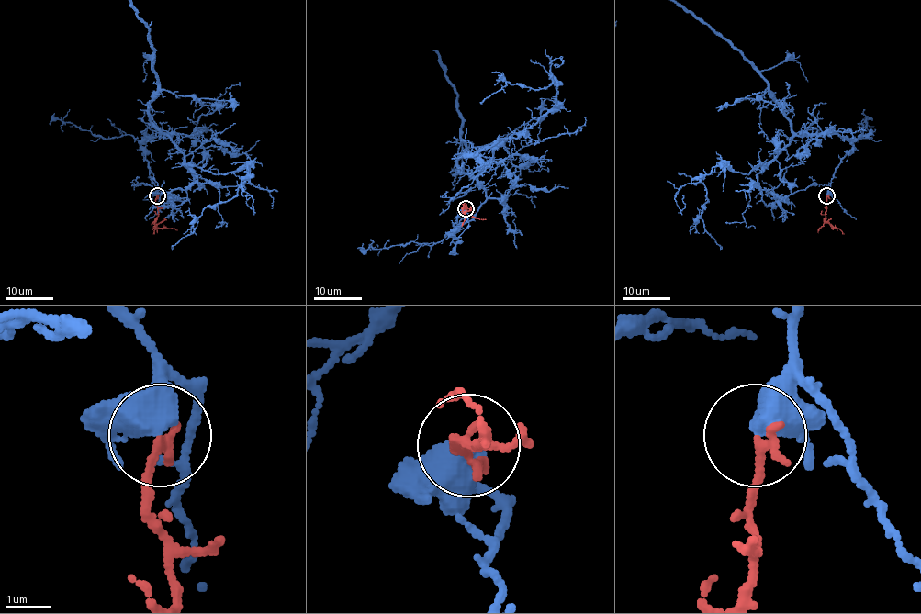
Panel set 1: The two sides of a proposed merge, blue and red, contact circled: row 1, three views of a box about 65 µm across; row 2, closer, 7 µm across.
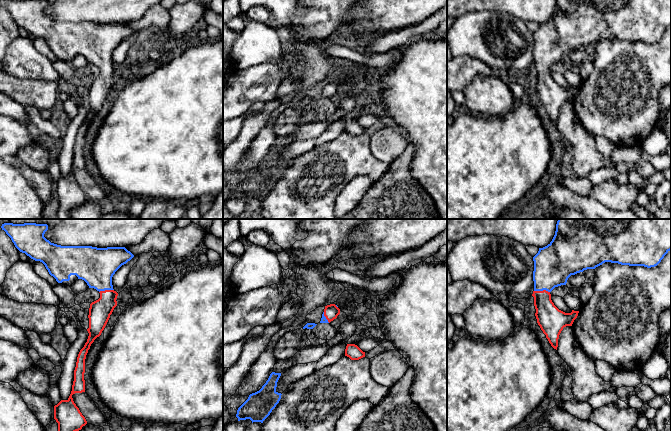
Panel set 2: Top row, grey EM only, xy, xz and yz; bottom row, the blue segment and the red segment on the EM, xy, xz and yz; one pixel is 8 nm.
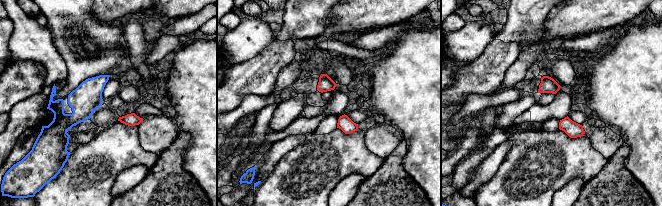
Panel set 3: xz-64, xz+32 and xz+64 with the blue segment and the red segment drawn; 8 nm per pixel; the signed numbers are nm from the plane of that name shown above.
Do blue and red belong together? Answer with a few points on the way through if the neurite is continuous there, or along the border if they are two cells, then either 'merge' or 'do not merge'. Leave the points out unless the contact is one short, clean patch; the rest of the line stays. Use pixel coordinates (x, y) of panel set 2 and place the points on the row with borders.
runs through yz (553, 264), (546, 276), (542, 290), (542, 302), (550, 319); merge

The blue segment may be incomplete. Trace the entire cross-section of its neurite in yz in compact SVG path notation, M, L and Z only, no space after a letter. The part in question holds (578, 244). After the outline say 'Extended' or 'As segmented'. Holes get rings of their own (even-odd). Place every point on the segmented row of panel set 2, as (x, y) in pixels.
M558 219L552 241L533 257L535 316L551 346L557 350L561 331L572 326L579 313L565 313L554 305L550 292L555 287L566 285L571 275L605 262L655 267L670 250L671 219Z. Extended

